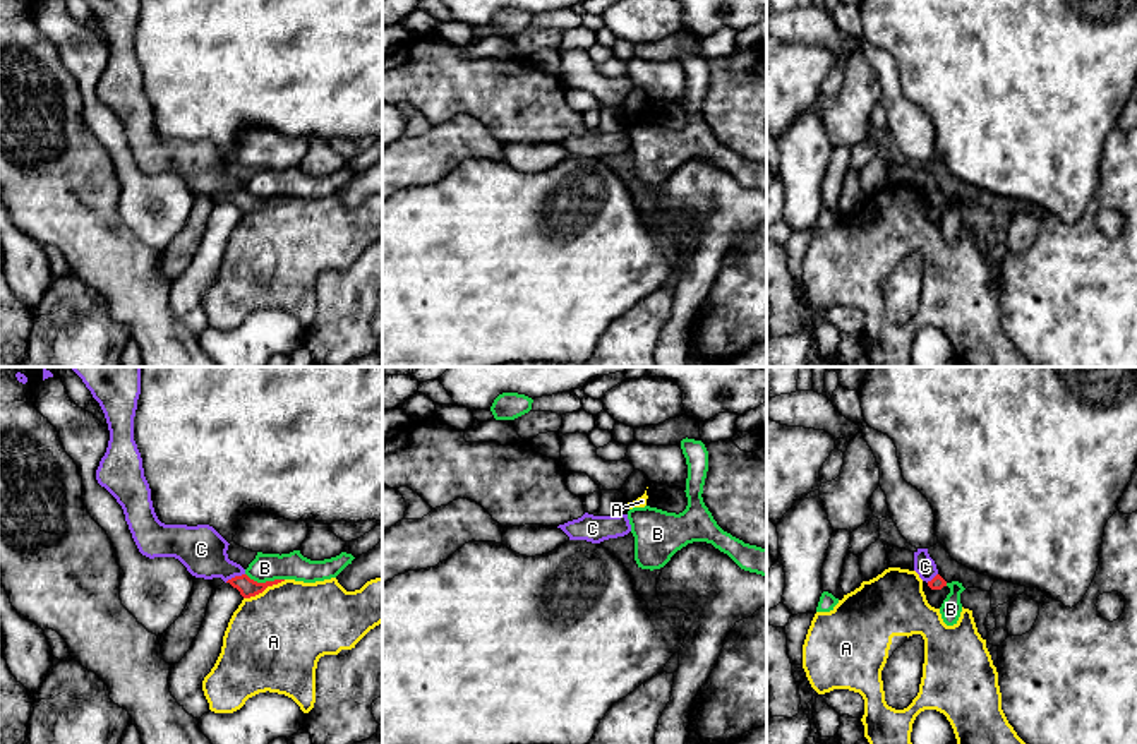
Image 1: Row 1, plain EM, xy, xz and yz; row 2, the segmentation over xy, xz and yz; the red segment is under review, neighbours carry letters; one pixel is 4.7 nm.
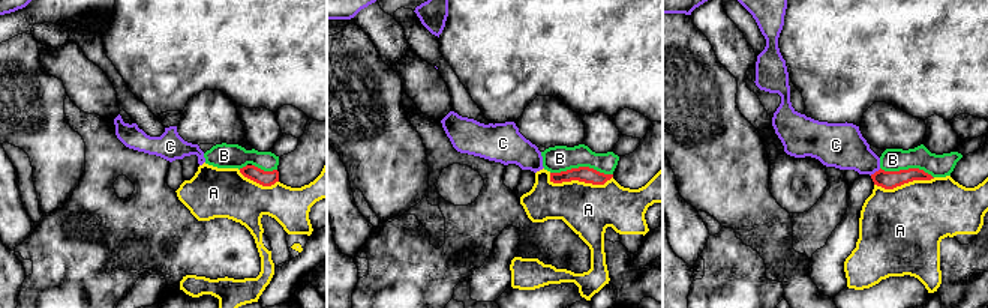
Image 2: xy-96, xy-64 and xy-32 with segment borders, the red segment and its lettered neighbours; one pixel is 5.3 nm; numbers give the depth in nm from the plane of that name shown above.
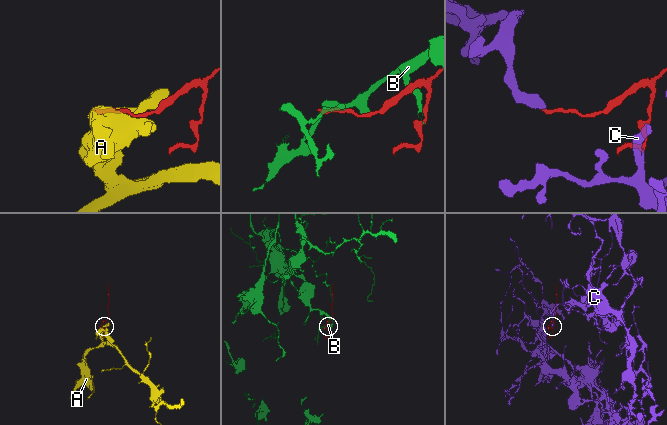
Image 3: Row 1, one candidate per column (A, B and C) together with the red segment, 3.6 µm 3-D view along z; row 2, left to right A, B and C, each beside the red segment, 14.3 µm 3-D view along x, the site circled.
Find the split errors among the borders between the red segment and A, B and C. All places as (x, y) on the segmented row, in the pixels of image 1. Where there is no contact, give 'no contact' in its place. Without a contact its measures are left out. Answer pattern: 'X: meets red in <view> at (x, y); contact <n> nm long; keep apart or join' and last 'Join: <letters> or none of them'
A: meets red in xy at (264, 588); contact 220 nm long; keep apart
B: meets red in xy at (266, 582); contact 190 nm long; keep apart
C: meets red in xy at (234, 578); contact 100 nm long; keep apart
Join: none of them

